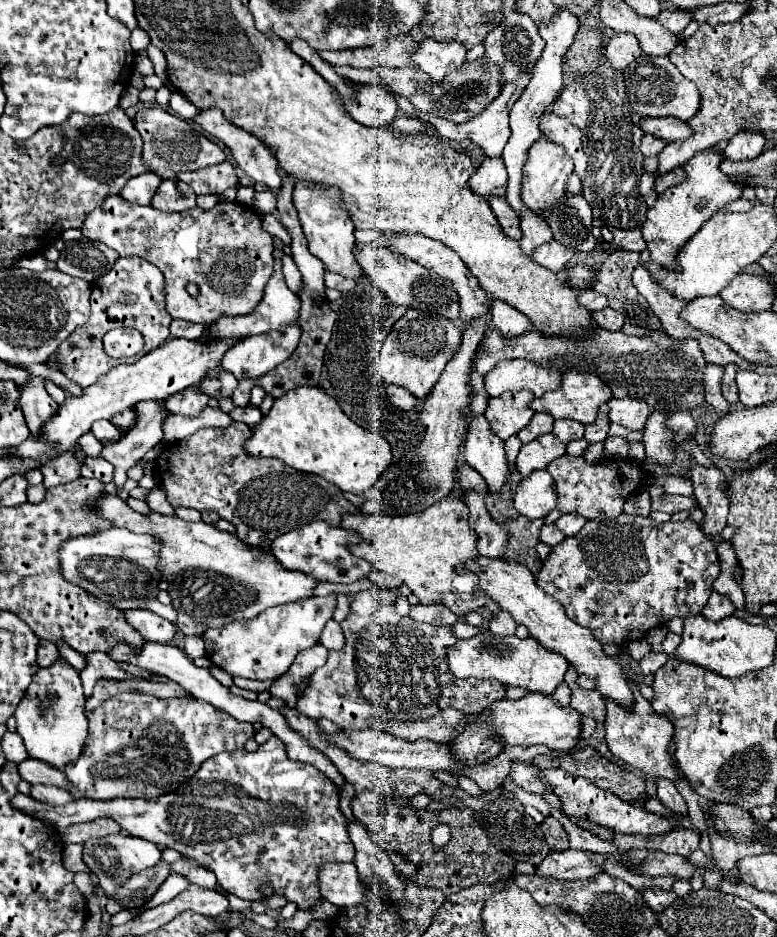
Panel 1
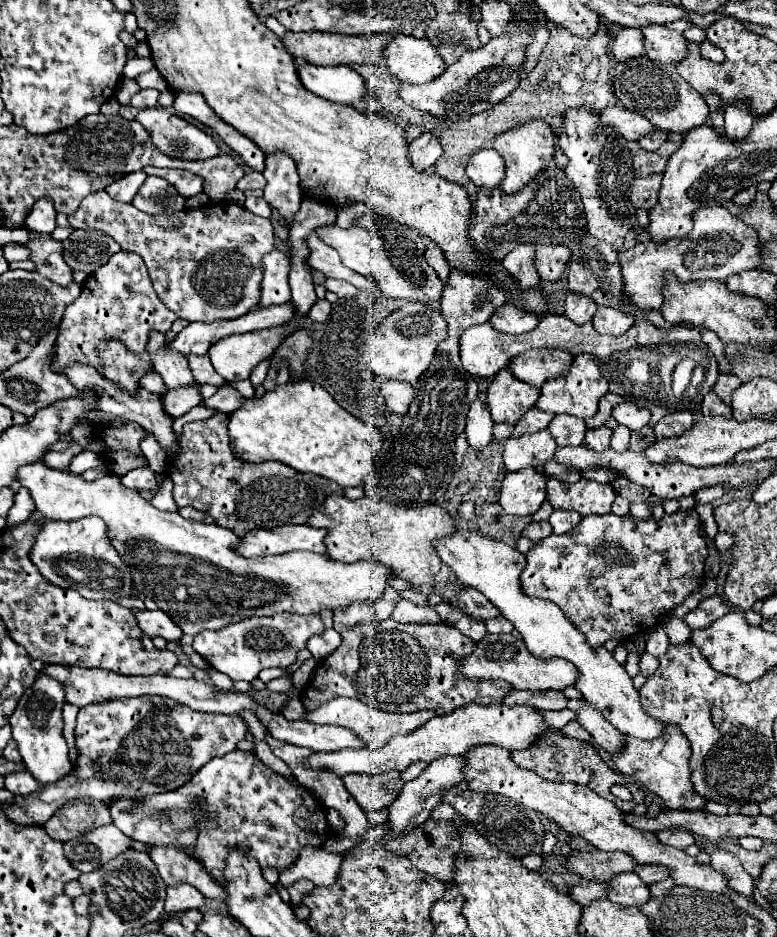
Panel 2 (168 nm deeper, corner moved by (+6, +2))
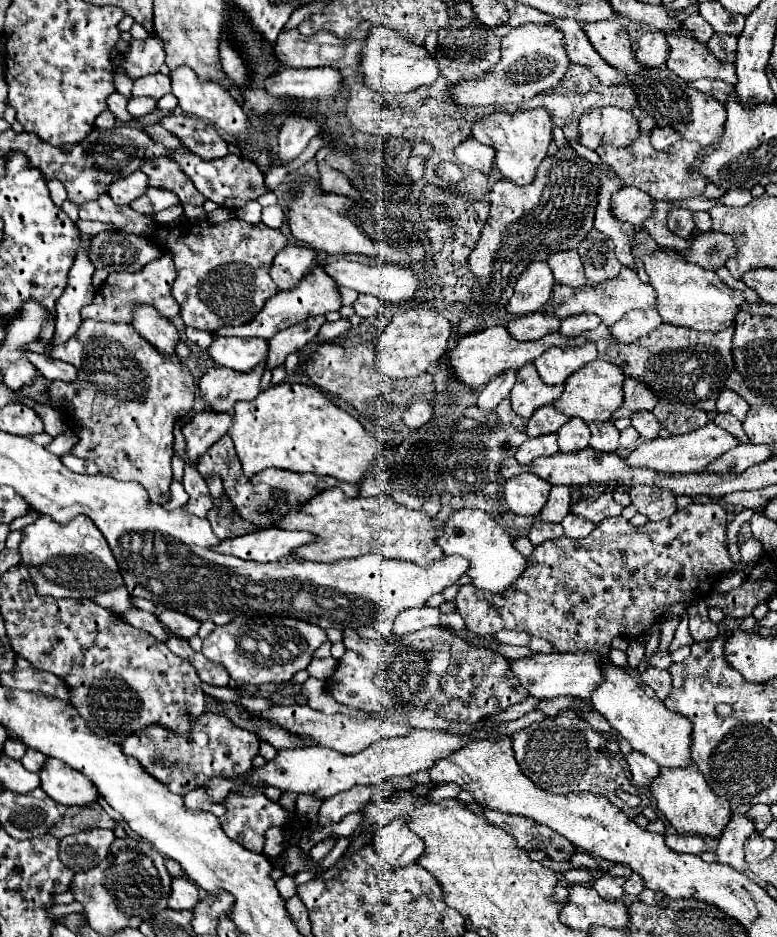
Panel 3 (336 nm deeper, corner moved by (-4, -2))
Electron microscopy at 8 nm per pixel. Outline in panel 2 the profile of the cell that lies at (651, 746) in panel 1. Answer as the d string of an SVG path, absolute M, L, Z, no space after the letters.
M666 724L666 734L658 740L636 740L636 738L626 738L626 746L620 754L616 754L612 760L616 768L634 778L638 784L646 786L650 792L654 792L664 808L668 810L702 810L706 806L706 800L694 792L692 780L690 780L690 768L688 768L688 758L690 758L690 744L684 740L684 734L680 728L672 728Z

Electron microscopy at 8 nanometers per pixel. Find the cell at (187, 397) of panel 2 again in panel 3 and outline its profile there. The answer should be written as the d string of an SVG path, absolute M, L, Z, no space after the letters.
M264 364L254 368L250 374L230 372L228 368L210 368L198 382L202 402L214 412L232 412L240 400L254 400L260 392L258 384L264 372Z

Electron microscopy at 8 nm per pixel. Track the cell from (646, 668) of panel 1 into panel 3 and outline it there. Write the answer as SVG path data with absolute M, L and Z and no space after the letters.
M650 666L644 674L640 674L640 680L642 680L644 684L648 684L648 686L656 692L656 696L658 696L660 700L664 700L664 698L668 696L670 686L672 686L670 672L668 672L668 670L662 670L662 668L654 668L654 666Z

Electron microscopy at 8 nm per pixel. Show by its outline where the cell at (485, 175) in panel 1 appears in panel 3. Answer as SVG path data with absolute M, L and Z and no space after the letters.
M468 140L468 142L464 142L464 144L460 144L458 148L456 148L456 158L462 162L462 164L466 164L466 166L470 166L470 168L474 168L474 170L480 170L482 174L492 174L494 176L494 158L496 158L496 152L494 152L494 148L490 148L490 146L484 146L484 144L480 144L478 140Z

